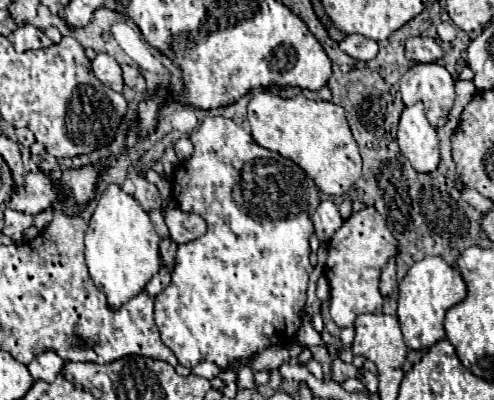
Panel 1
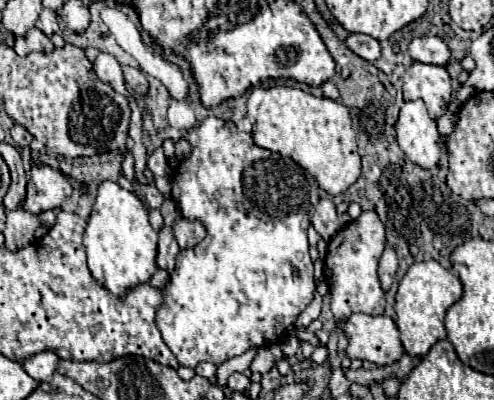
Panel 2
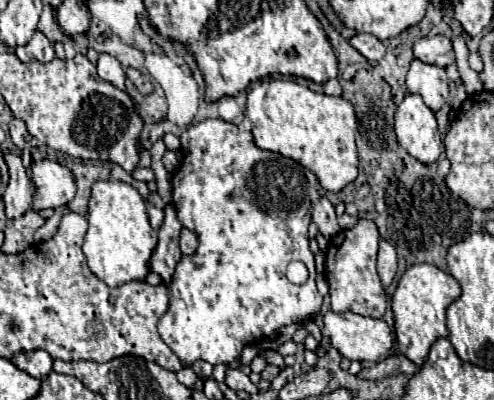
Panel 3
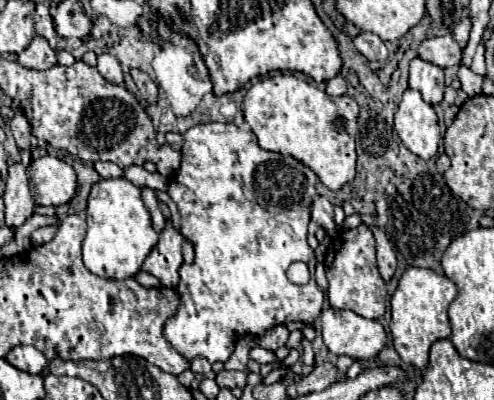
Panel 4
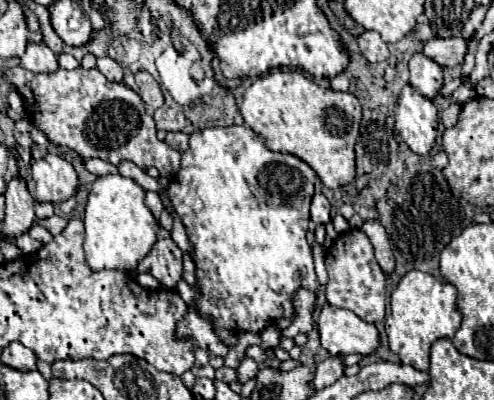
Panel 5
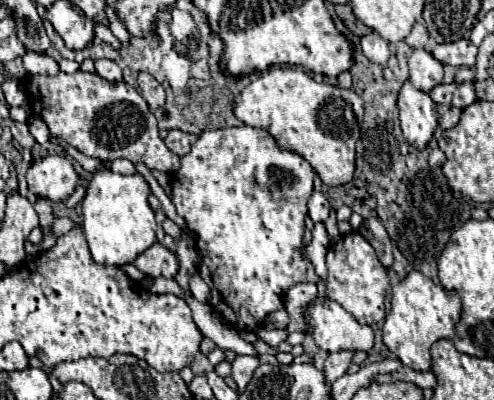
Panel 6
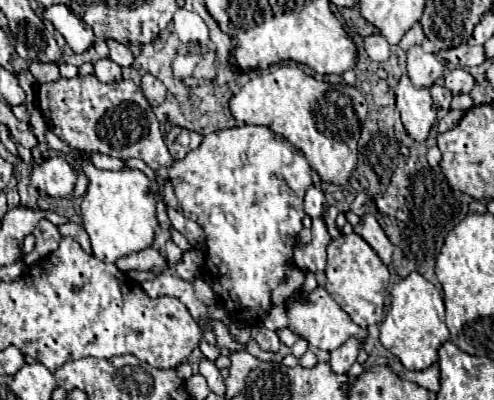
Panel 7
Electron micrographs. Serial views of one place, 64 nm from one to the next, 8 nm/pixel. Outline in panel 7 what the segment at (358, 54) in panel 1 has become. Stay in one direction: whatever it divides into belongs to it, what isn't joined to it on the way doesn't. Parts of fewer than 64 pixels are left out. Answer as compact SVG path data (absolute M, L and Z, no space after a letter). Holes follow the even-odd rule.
M376 34L376 36L366 36L364 38L364 46L366 46L366 52L372 60L376 62L384 62L388 60L390 56L390 44L384 40L384 36Z

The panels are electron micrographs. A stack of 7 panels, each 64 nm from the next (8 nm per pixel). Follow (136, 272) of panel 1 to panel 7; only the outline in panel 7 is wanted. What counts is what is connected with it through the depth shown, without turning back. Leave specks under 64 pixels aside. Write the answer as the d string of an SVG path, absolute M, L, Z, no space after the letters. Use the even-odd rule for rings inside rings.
M82 152L74 154L78 166L90 178L88 192L82 198L82 224L90 236L94 256L102 262L114 262L122 256L148 248L154 240L156 228L158 184L148 180L144 172L132 168L120 168L116 172L98 170L88 160L82 160L82 156Z

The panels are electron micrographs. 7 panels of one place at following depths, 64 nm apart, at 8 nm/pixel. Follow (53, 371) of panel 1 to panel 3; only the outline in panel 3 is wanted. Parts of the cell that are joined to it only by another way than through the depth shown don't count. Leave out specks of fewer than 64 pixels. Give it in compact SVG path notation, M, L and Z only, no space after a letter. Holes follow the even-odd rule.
M30 350L30 352L18 352L12 358L12 364L18 366L20 370L28 372L34 378L44 378L52 370L52 358L44 350Z

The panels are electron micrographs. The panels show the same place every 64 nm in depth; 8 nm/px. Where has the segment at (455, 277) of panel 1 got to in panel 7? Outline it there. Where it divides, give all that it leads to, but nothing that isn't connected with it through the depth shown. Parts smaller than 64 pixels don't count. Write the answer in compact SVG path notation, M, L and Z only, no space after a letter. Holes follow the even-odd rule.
M412 272L392 288L392 306L380 324L380 342L390 350L408 370L424 370L438 360L438 348L450 338L444 324L444 300L440 292L424 280L418 272Z

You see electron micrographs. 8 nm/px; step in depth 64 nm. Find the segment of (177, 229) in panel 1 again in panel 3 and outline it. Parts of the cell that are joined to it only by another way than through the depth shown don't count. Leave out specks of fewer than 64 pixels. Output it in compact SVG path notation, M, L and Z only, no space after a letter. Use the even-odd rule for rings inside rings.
M182 228L182 234L180 234L180 250L182 250L182 254L192 256L196 252L196 244L198 244L196 236L192 236L192 232Z

